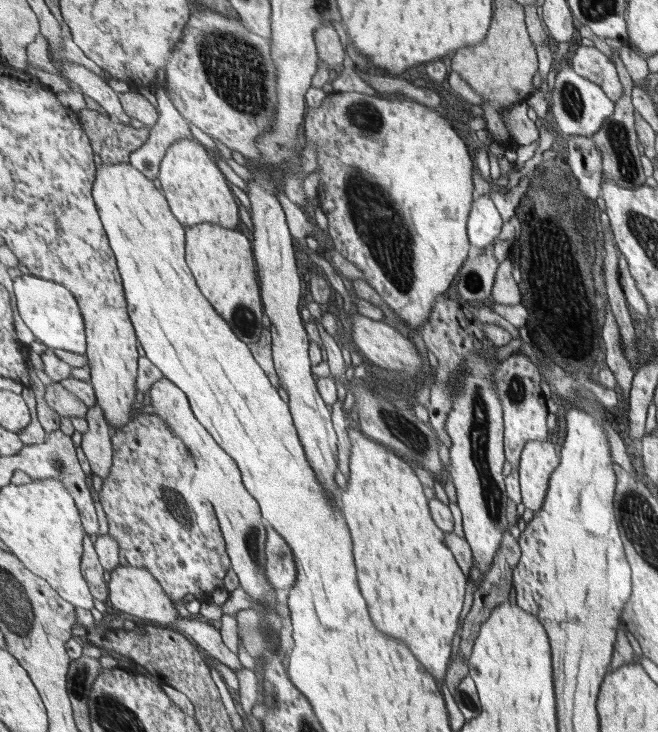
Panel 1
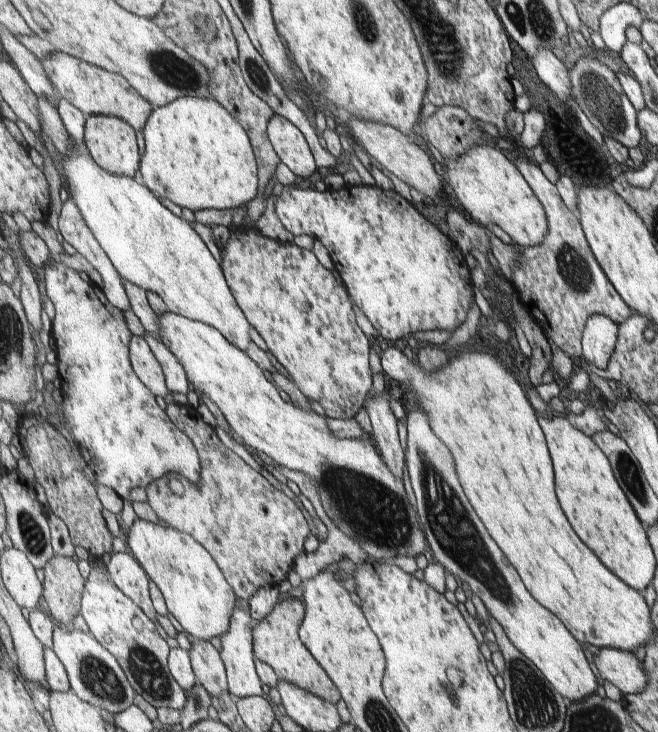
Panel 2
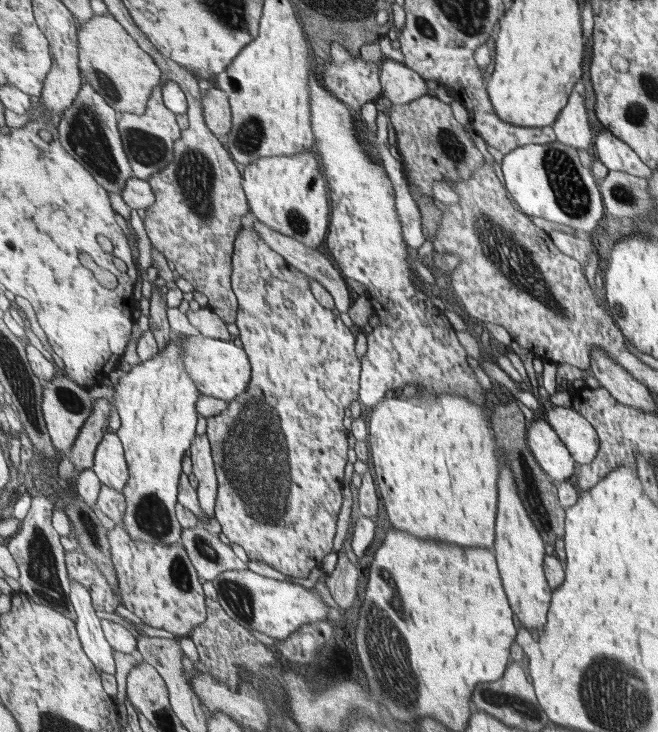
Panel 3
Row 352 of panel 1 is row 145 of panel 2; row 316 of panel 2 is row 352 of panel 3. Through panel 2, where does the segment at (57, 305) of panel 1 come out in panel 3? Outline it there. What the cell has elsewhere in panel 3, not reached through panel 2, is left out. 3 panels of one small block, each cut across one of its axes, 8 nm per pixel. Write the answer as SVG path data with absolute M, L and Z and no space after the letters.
M182 334L182 347L186 354L186 369L193 382L198 384L203 395L226 400L228 403L243 394L251 383L254 368L250 356L238 342L207 338L199 335Z

